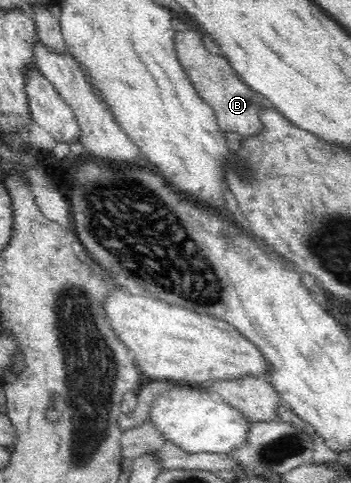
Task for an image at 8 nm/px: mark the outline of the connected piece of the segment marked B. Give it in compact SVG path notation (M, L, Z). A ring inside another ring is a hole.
M191 25L188 30L175 31L175 52L198 95L214 110L223 132L231 131L245 137L262 131L261 109L276 110L272 102L246 85L224 56L210 54L202 42L200 30Z

